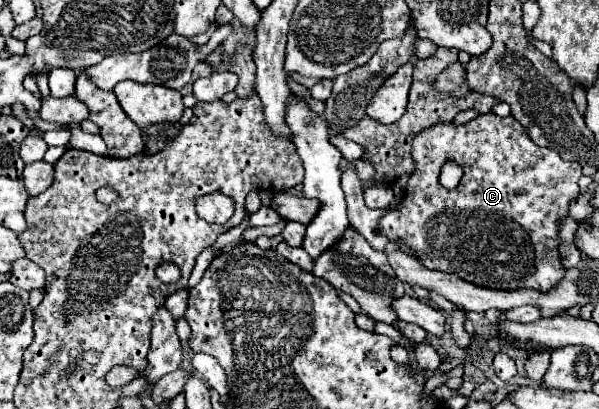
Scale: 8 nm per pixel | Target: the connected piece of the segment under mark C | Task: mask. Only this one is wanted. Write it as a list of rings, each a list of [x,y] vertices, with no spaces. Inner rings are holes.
[[[480,114],[462,126],[438,124],[426,128],[414,138],[412,156],[416,170],[408,180],[406,196],[396,208],[380,218],[376,226],[380,234],[390,242],[402,242],[402,246],[406,246],[426,268],[456,274],[478,286],[502,290],[536,288],[546,292],[562,280],[564,266],[558,254],[558,232],[560,222],[568,216],[568,204],[580,192],[578,162],[566,162],[558,152],[536,146],[522,124],[514,122],[510,116],[500,118],[496,114]],[[450,158],[464,170],[454,190],[446,190],[438,180],[442,164]]]

